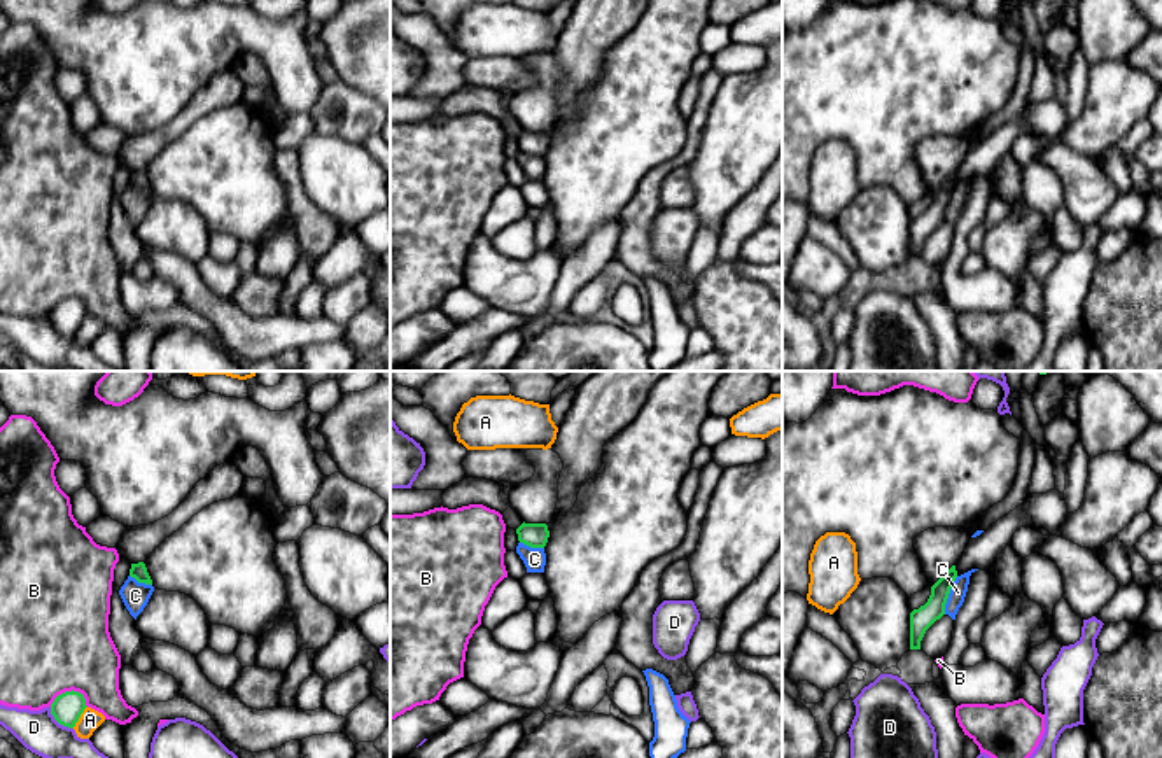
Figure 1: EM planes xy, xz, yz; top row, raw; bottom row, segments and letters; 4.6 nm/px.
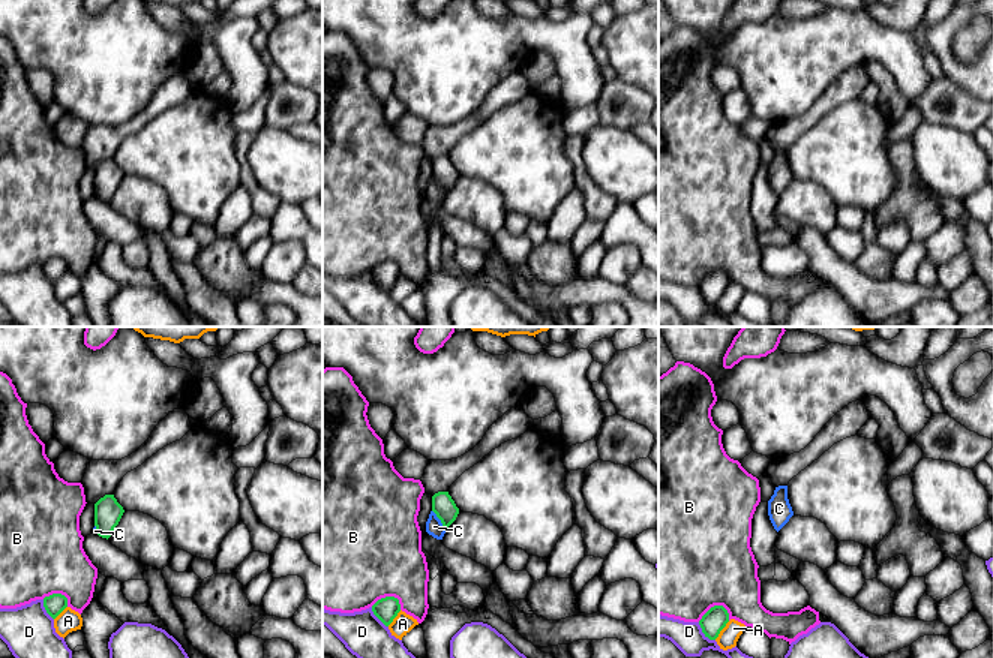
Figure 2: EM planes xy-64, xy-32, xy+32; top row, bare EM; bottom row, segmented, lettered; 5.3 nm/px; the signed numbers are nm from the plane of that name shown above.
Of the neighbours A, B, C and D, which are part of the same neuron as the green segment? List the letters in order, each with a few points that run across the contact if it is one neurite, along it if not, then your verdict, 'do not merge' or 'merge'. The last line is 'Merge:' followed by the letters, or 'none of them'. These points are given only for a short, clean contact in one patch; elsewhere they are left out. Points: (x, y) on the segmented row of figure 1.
A: do not merge
B: do not merge
C: line yz (958, 576), (944, 613); do not merge
D: do not merge
Merge: none of them

